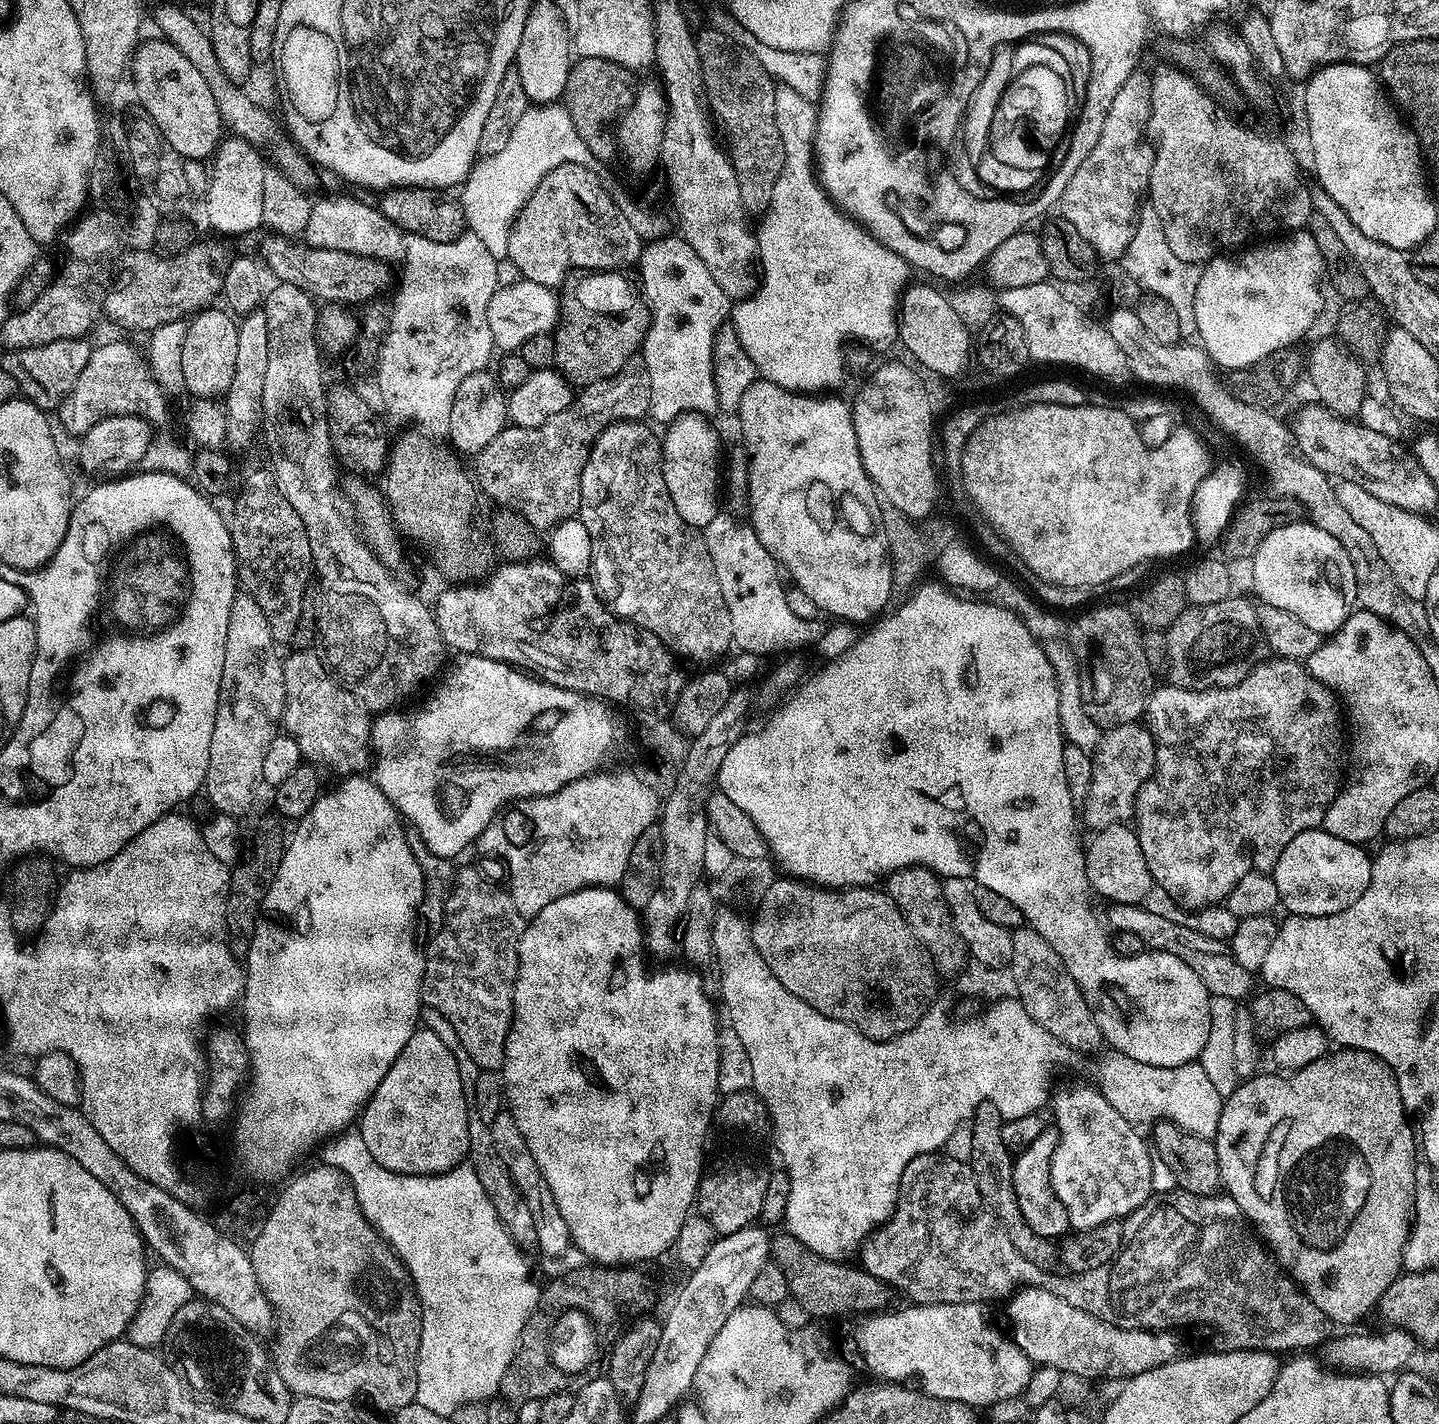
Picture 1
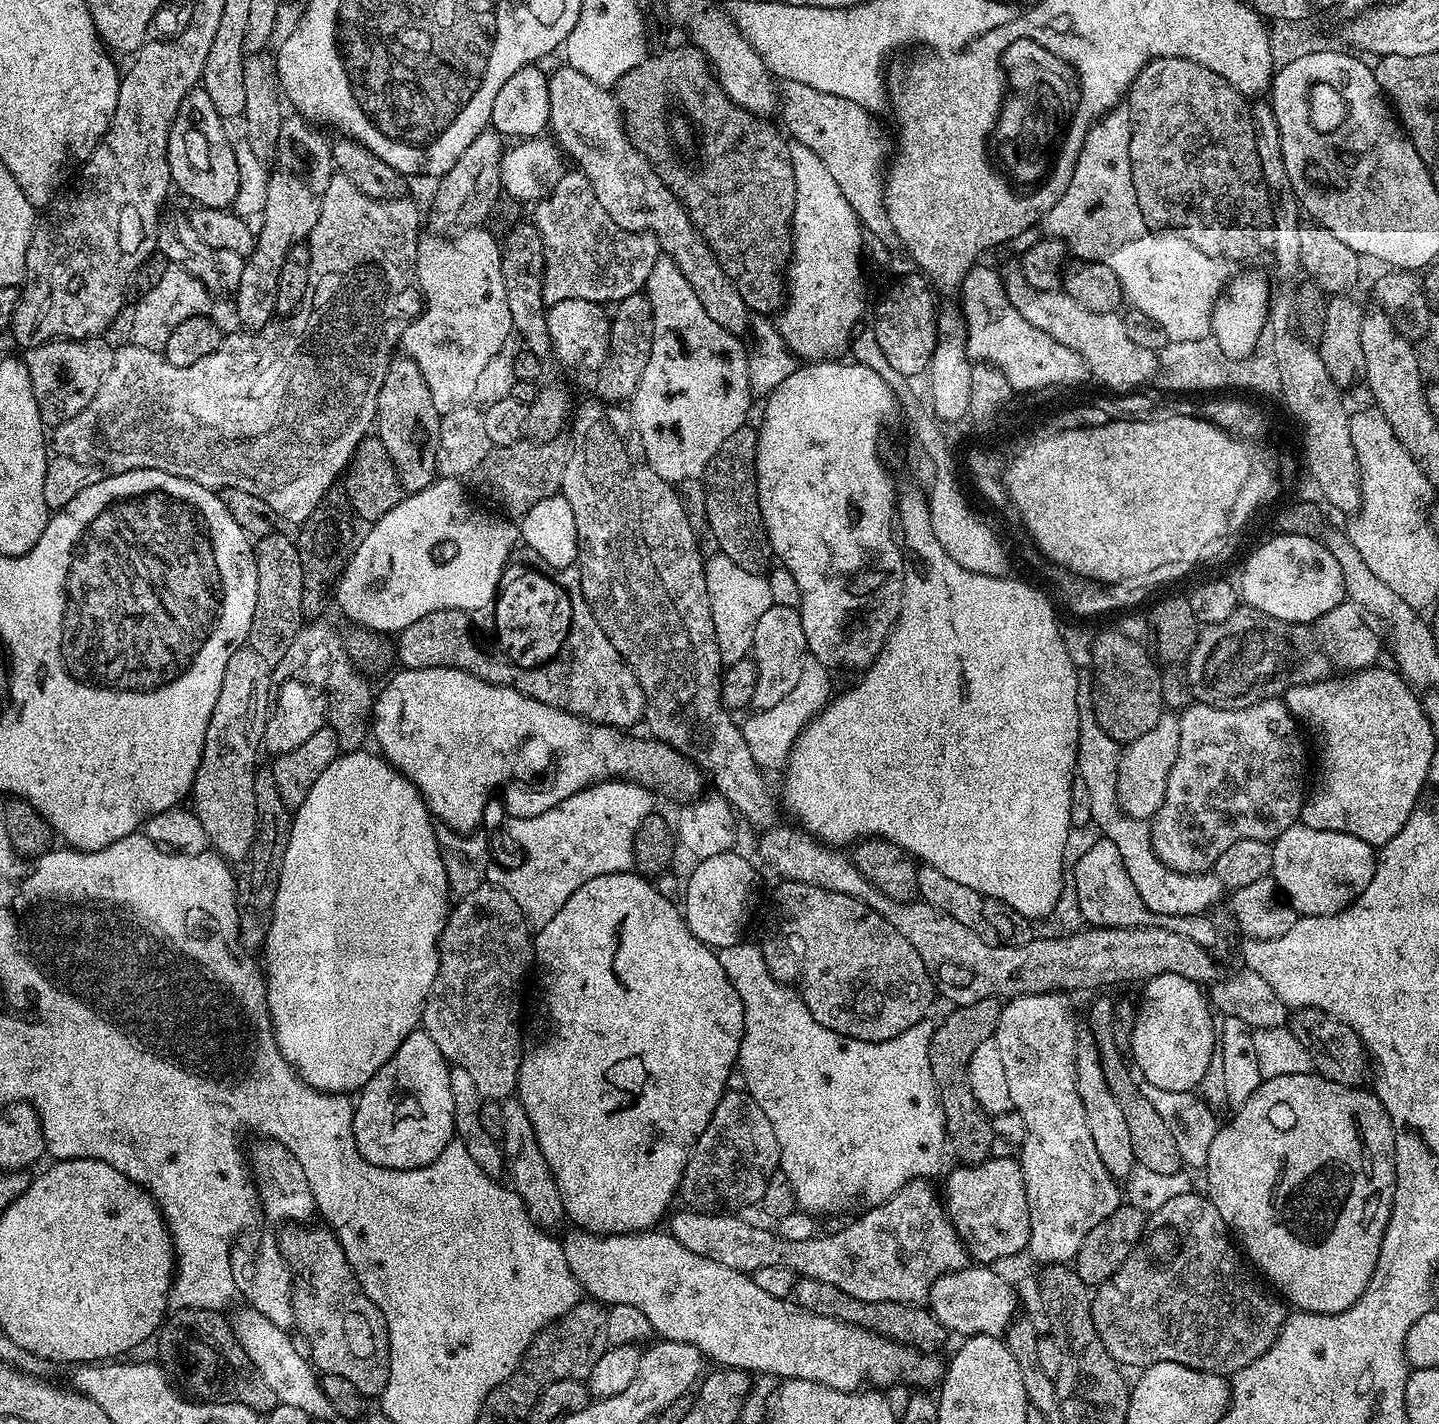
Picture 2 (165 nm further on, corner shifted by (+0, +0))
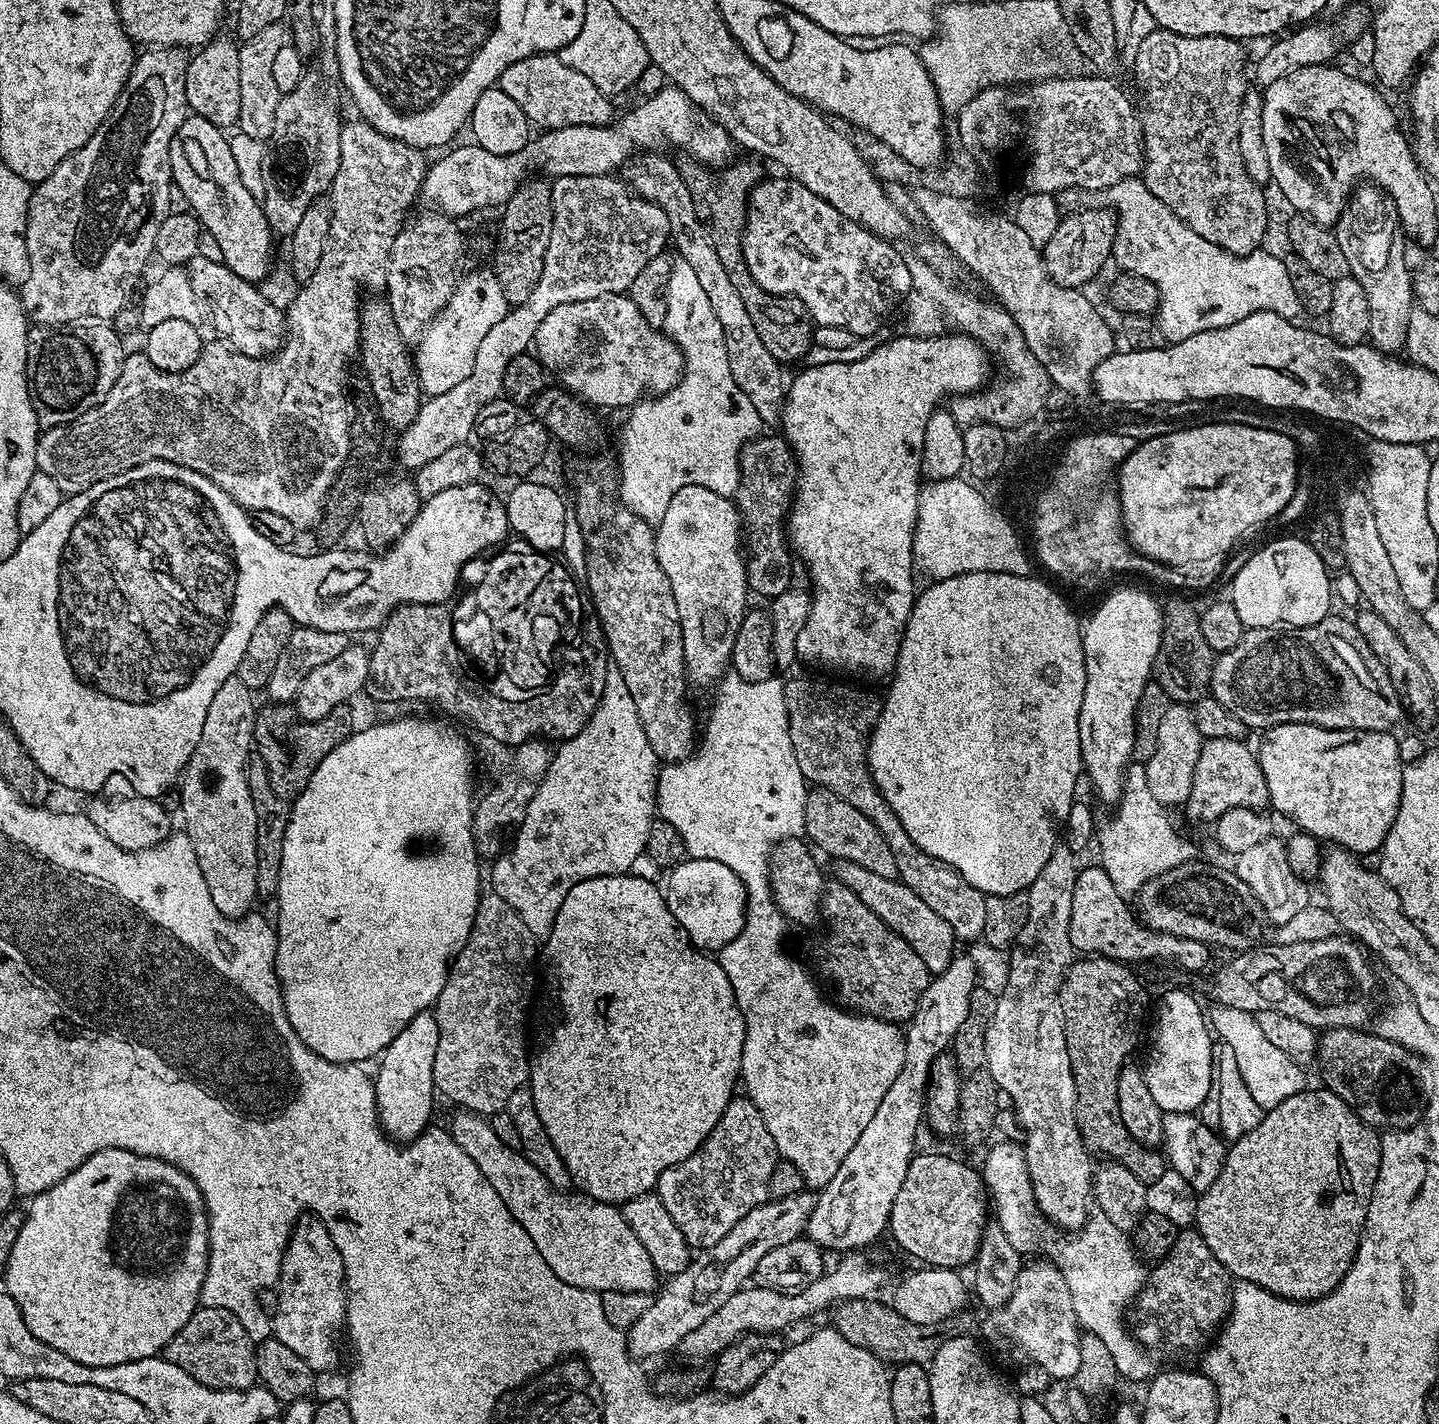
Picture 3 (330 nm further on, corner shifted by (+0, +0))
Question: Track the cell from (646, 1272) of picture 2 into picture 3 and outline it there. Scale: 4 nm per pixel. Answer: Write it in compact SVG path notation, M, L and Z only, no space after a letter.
M456 1110L450 1131L452 1141L474 1158L474 1166L478 1166L490 1186L498 1190L498 1198L506 1210L510 1210L522 1230L530 1234L530 1242L534 1242L546 1266L550 1266L562 1282L599 1293L652 1292L657 1287L654 1262L617 1205L591 1200L576 1190L552 1188L550 1182L542 1178L542 1170L527 1160L523 1152L501 1142L491 1123L478 1112Z

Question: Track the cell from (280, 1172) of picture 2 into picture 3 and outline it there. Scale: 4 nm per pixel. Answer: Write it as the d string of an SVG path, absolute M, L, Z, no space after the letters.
M311 1214L301 1215L292 1225L288 1247L280 1263L280 1280L274 1289L276 1305L270 1308L272 1336L282 1346L294 1350L313 1372L328 1372L340 1360L336 1339L346 1324L348 1293L344 1278L344 1259L330 1238L330 1230Z

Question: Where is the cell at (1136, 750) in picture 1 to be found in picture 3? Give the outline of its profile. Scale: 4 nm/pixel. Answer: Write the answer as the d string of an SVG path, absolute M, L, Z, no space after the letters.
M1169 703L1162 723L1158 725L1158 746L1154 750L1154 758L1150 758L1146 765L1146 782L1150 786L1150 794L1154 794L1160 804L1187 805L1190 786L1194 786L1194 766L1198 766L1201 743L1202 737L1198 734L1198 726L1194 726L1191 707Z

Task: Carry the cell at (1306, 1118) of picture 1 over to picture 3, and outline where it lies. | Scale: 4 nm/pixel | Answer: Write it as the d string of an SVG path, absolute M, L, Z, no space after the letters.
M1320 1086L1311 1088L1294 1094L1294 1098L1286 1098L1286 1102L1278 1102L1278 1106L1267 1109L1262 1122L1258 1122L1258 1126L1254 1126L1254 1130L1250 1130L1250 1134L1242 1134L1242 1138L1231 1141L1230 1147L1224 1154L1222 1170L1218 1174L1218 1178L1214 1178L1214 1186L1199 1193L1196 1202L1195 1231L1199 1232L1206 1242L1210 1254L1214 1254L1214 1258L1218 1258L1218 1262L1222 1262L1229 1277L1240 1282L1262 1286L1266 1291L1272 1292L1284 1300L1317 1300L1330 1294L1340 1285L1356 1257L1356 1251L1360 1245L1360 1235L1364 1233L1364 1223L1368 1217L1368 1203L1380 1169L1380 1136L1377 1129L1360 1121L1358 1114L1354 1114L1351 1106L1342 1102L1342 1098L1338 1098L1338 1094L1329 1092Z

